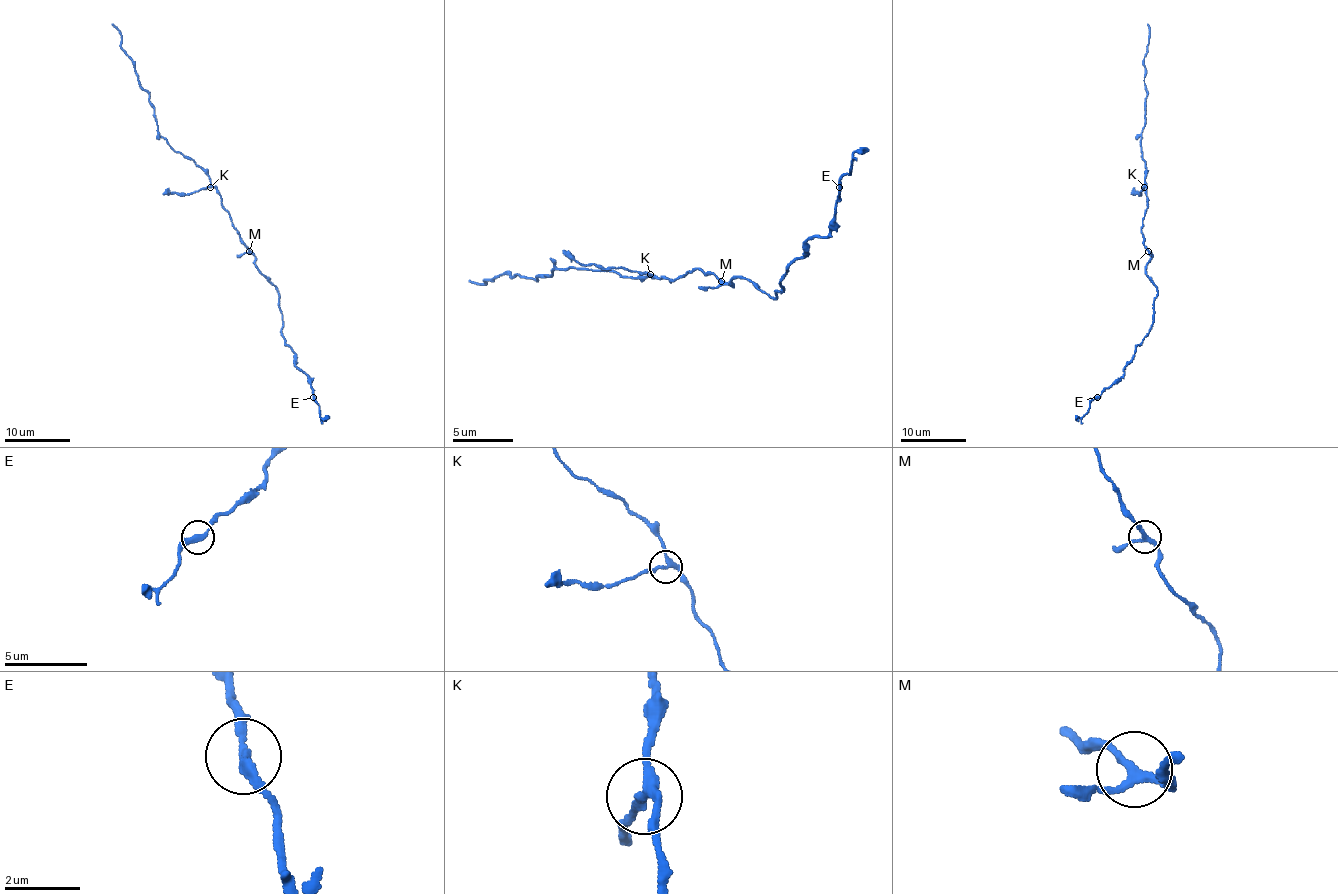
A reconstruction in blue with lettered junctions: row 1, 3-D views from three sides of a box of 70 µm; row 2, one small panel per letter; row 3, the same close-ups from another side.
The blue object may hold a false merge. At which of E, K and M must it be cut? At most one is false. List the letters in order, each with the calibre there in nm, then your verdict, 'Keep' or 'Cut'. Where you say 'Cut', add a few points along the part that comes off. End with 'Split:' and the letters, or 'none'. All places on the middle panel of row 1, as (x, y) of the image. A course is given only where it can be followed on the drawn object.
E: Thickness 240 nm. Keep
K: Thickness 220 nm. Cut. Course of the part to remove: (649, 275), (613, 266), (582, 266), (561, 251)
M: Thickness 200 nm. Keep
Split: K

